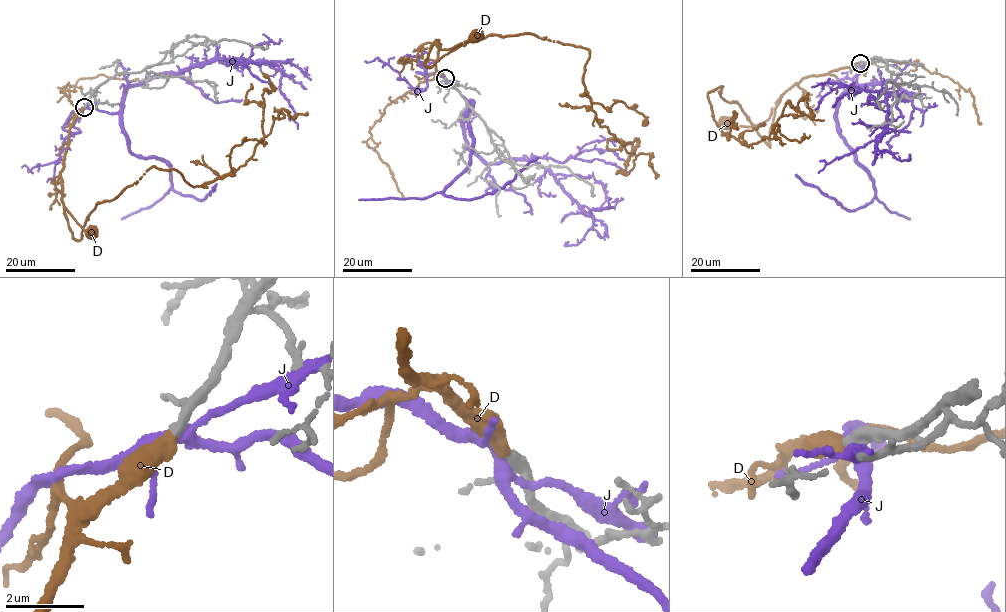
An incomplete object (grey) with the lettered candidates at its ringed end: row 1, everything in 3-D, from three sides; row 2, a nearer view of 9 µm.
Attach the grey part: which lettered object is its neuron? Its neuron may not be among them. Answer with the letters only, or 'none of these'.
D

